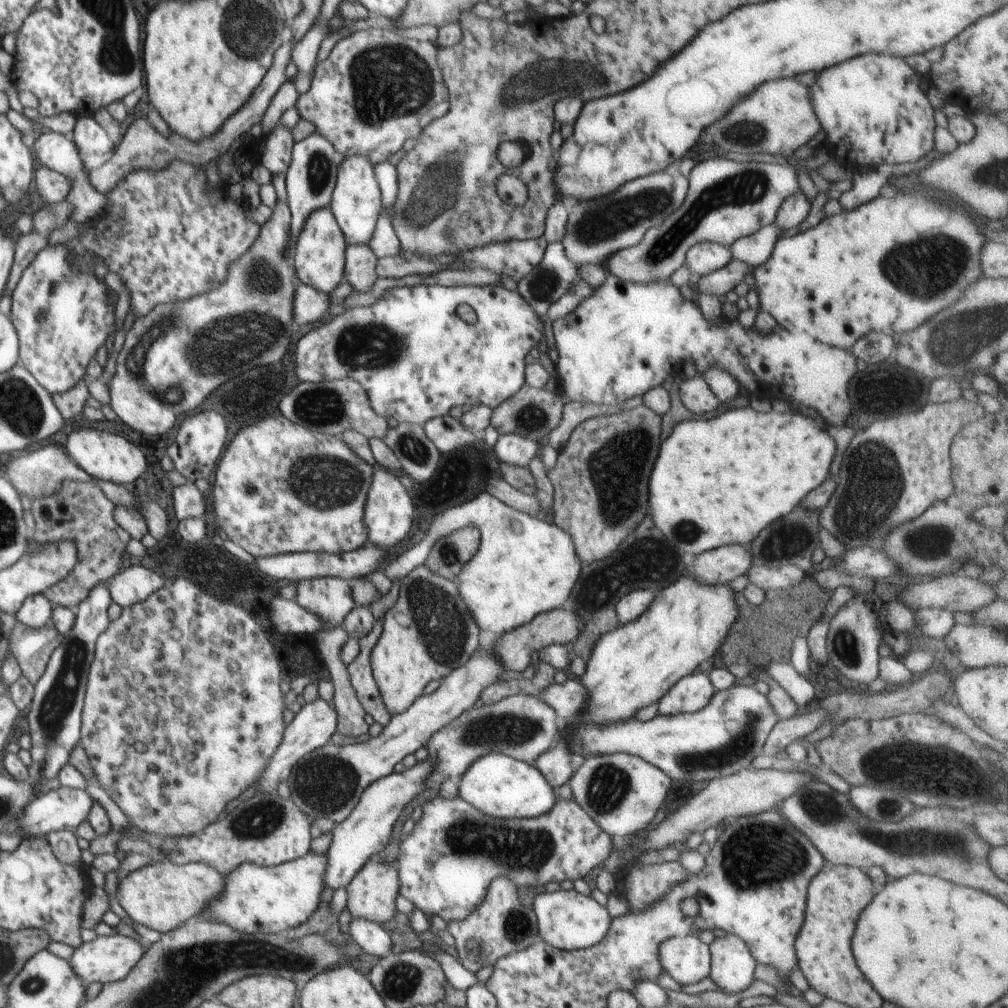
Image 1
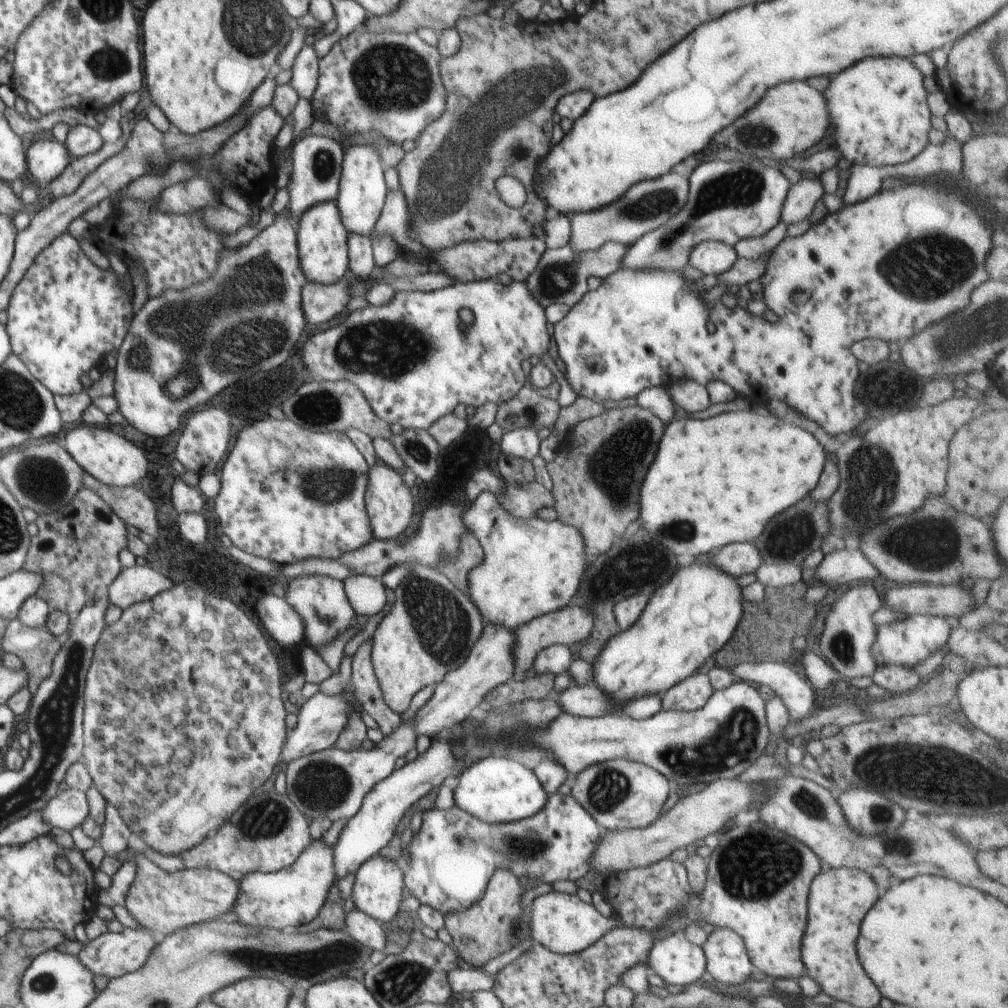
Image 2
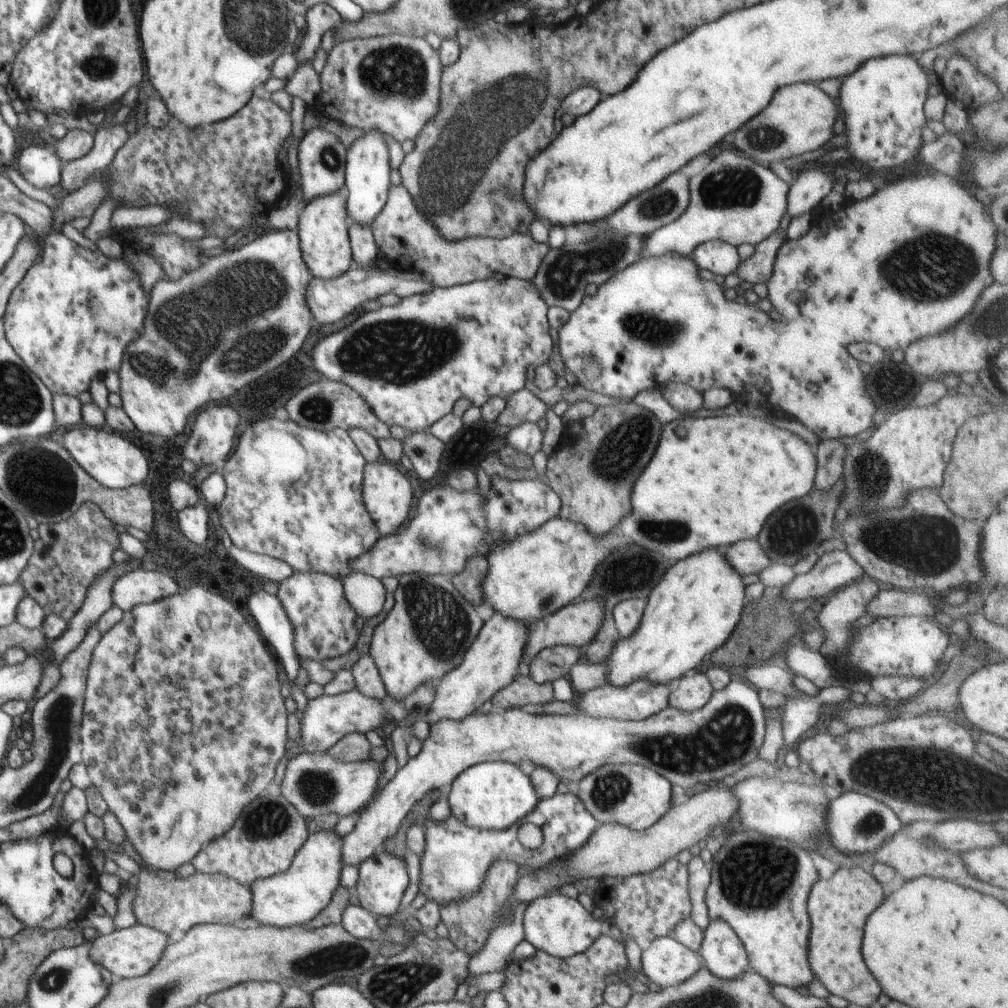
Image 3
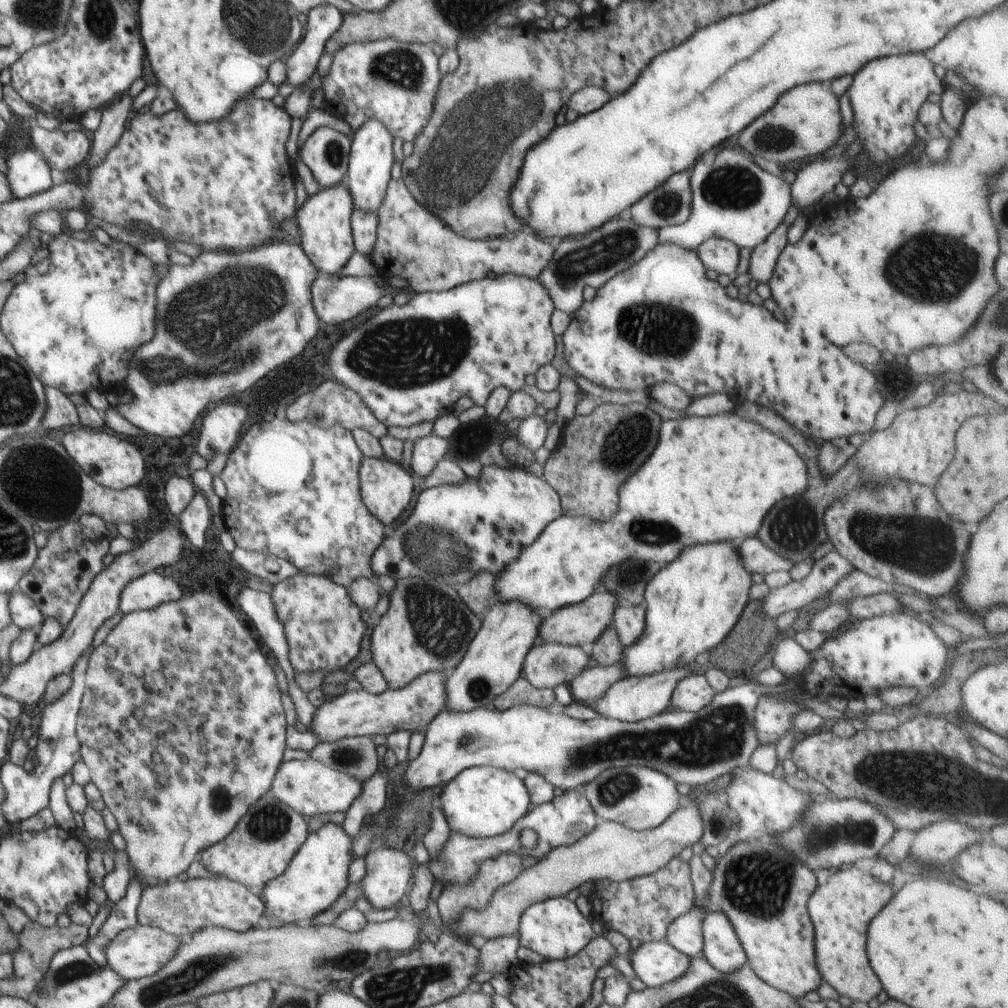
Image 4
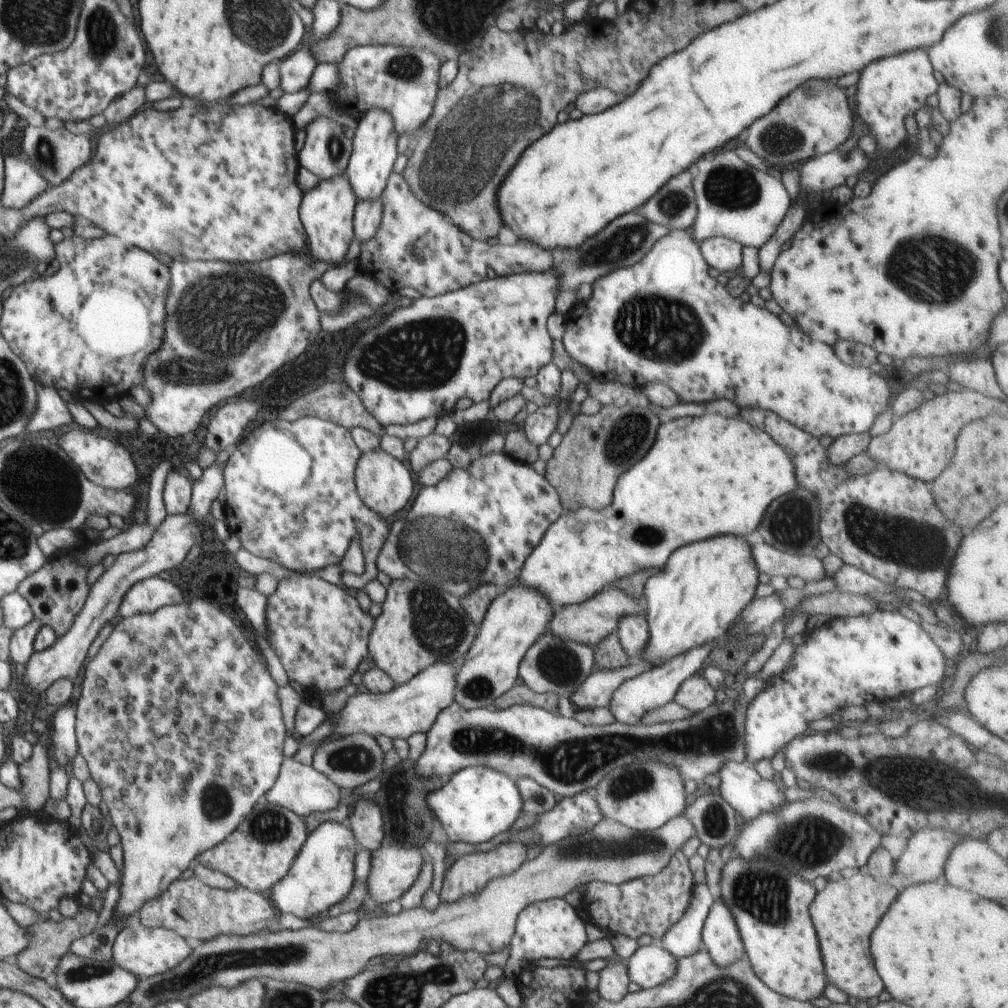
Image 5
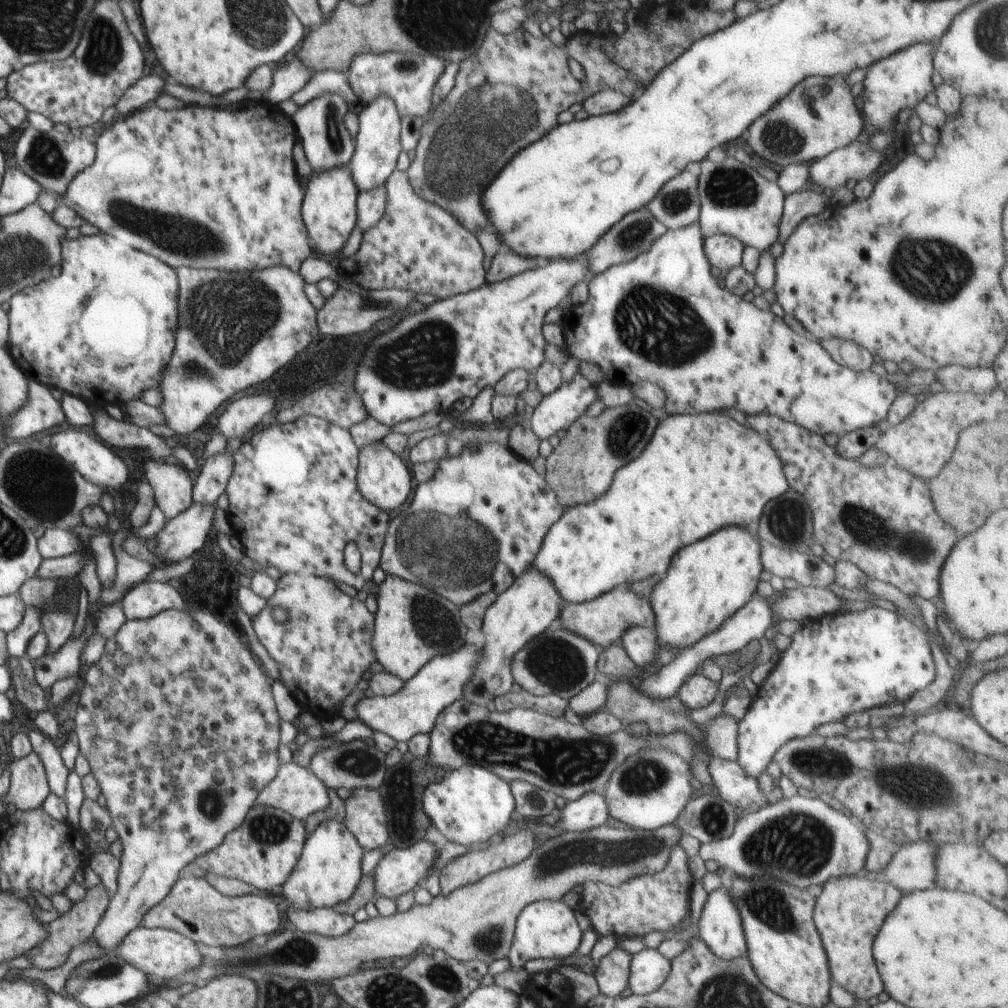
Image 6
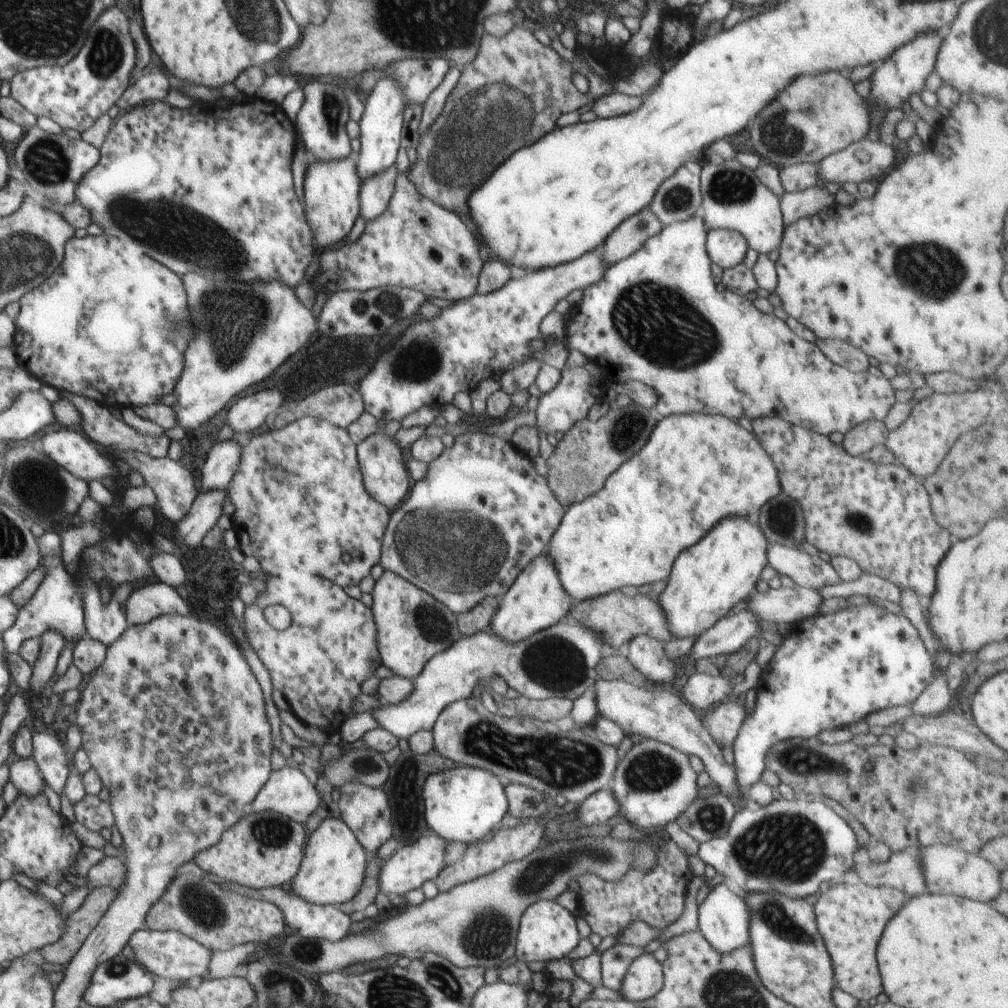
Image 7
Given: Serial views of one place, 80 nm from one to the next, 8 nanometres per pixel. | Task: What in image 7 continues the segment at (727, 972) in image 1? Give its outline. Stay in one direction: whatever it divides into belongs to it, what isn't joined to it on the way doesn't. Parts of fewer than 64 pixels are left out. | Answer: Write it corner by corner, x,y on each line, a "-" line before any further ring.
723,882
714,885
704,902
698,907
698,930
702,936
719,952
727,953
740,948
748,948
750,942
751,910

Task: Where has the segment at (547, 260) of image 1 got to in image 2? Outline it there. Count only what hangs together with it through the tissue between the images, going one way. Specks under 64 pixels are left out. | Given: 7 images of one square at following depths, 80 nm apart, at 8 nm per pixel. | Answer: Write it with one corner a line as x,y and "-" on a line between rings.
612,241
605,242
598,250
584,251
577,253
572,245
566,245
557,249
546,249
544,254
540,257
534,272
530,274
526,282
532,296
546,309
550,305
566,305
572,308
589,290
587,287
587,280
590,276
594,278
601,278
604,280
613,272
621,268
624,255
628,252
630,246
616,243

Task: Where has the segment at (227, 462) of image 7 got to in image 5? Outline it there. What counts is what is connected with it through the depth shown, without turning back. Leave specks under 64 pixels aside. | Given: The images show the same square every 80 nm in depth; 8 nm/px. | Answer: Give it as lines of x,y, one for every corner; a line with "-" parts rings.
214,462
203,469
202,476
192,485
190,508
186,513
190,513
193,519
201,524
201,527
209,516
210,505
218,498
218,494
222,490
223,470
224,466

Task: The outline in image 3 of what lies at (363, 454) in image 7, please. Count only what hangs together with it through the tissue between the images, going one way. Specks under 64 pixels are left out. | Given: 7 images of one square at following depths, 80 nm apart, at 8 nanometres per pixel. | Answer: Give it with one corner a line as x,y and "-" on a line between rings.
380,458
365,464
362,486
366,510
379,528
381,536
394,534
396,528
406,522
412,500
414,500
410,479
400,466

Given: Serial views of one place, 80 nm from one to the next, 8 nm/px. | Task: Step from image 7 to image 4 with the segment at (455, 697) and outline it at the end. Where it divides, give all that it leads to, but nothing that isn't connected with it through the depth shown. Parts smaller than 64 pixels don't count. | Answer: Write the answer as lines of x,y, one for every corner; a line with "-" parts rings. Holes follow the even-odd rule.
537,642
525,656
522,676
537,689
552,689
560,684
570,686
579,675
593,664
588,649
557,642
-
427,672
399,689
388,688
379,695
364,689
346,691
344,694
317,708
310,730
318,734
319,742
336,742
344,738
367,735
387,737
396,731
426,731
447,703
447,674

